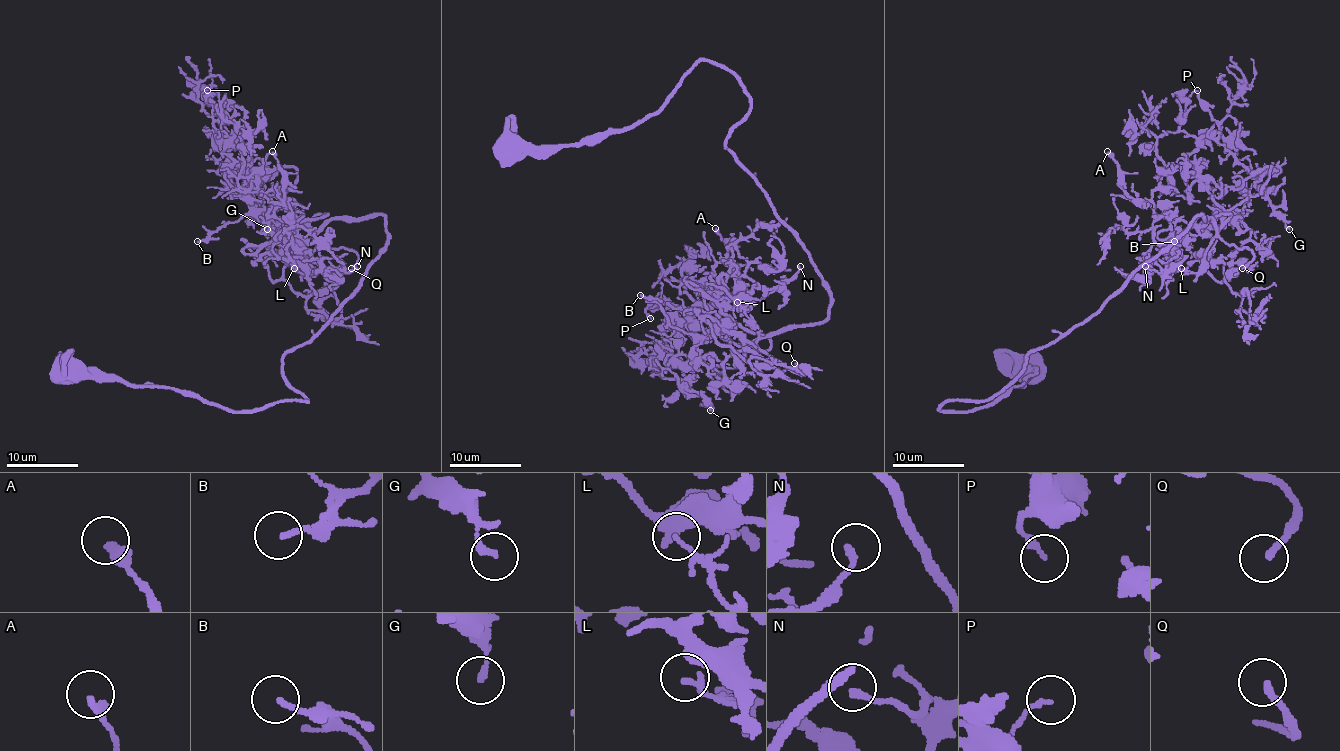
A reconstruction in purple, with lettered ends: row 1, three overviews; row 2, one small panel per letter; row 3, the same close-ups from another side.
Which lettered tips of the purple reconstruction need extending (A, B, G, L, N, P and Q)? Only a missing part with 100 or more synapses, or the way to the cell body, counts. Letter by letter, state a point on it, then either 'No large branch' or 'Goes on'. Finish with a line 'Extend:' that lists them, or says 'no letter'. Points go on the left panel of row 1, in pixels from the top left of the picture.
A: Place: (272, 151). No large branch
B: Place: (197, 241). No large branch
G: Place: (267, 229). No large branch
L: Place: (294, 268). No large branch
N: Place: (357, 266). No large branch
P: Place: (207, 90). No large branch
Q: Place: (351, 268). Goes on
Extend: Q

